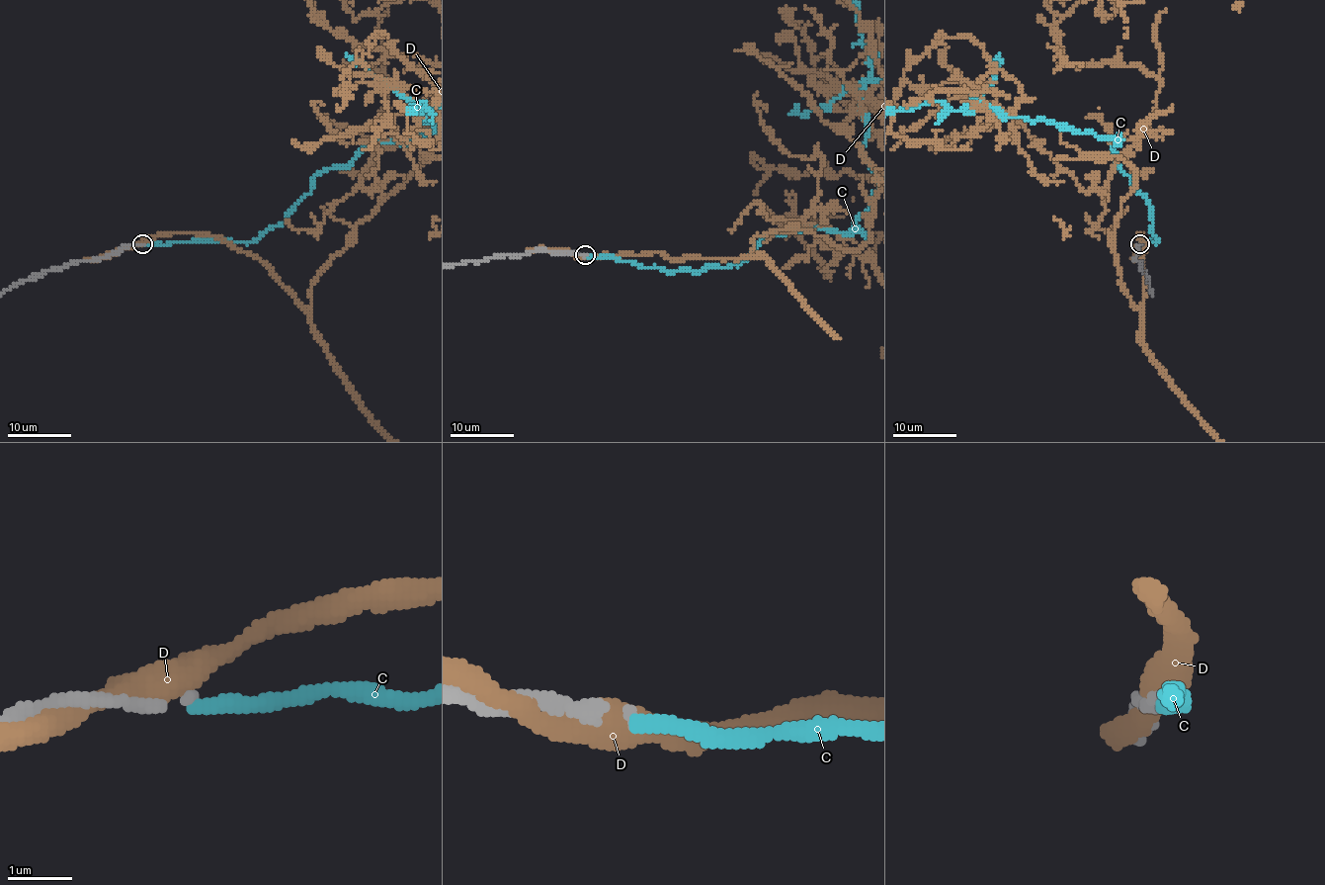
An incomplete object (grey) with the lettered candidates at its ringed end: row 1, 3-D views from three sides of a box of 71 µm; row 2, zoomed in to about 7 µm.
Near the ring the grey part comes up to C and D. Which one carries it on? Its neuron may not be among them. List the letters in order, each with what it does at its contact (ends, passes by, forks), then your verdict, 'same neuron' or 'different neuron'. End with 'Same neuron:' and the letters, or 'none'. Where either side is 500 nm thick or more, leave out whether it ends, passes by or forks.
C: it ends; different neuron
D: it passes by; different neuron
Same neuron: none

